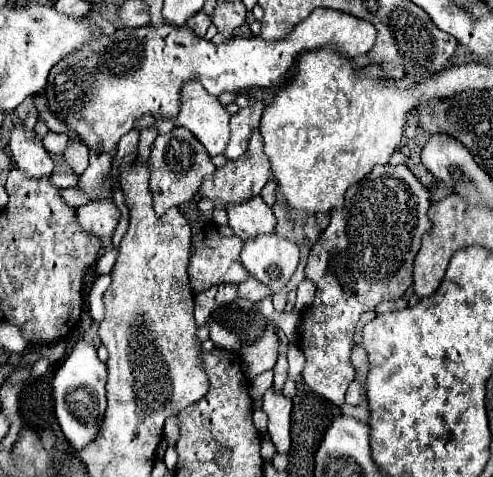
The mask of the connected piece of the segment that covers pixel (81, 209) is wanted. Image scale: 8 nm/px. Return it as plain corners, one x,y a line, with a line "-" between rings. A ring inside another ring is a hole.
88,202
76,208
76,216
82,228
90,228
100,240
112,238
118,224
118,208
114,202

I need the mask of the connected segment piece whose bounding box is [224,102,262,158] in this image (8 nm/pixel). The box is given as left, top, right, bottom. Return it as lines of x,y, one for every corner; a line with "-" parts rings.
256,102
254,106
240,108
238,114
230,118
230,142
224,150
226,158
238,158
242,150
246,150
252,130
260,124
262,116
262,102

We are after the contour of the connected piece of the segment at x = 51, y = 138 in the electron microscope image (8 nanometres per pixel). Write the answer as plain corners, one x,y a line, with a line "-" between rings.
48,132
44,138
42,138
42,144
44,148
50,152
50,154
62,154
66,150
66,144
68,144
68,136
66,134
58,134
58,132

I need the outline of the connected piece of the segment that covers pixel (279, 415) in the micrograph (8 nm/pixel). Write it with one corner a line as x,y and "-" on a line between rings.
272,388
264,394
262,410
268,414
268,434
276,446
276,452
290,450
290,412
292,402
284,398
284,394
274,392

